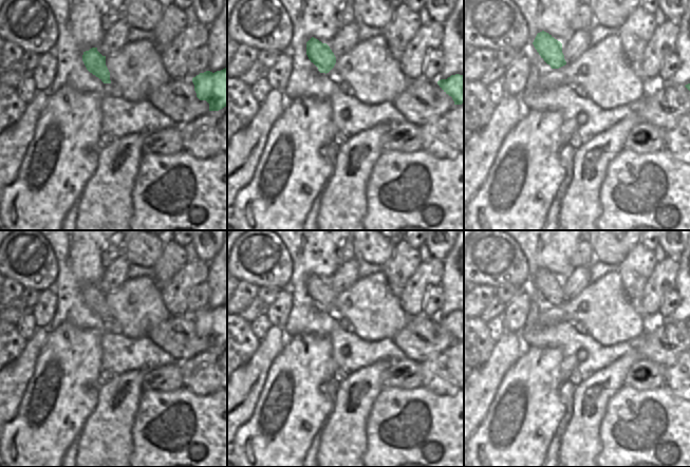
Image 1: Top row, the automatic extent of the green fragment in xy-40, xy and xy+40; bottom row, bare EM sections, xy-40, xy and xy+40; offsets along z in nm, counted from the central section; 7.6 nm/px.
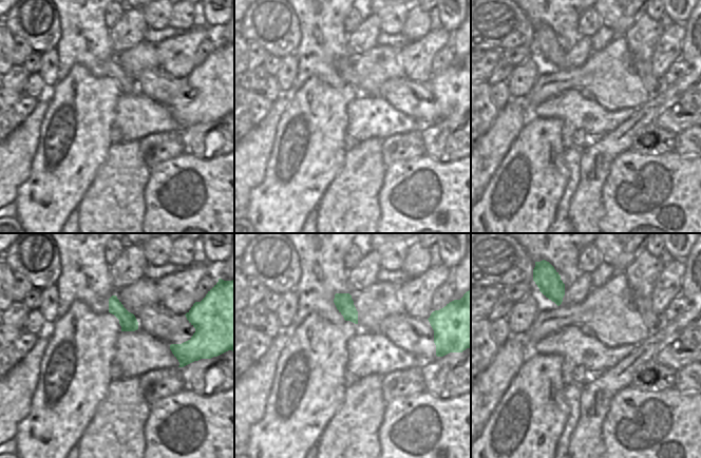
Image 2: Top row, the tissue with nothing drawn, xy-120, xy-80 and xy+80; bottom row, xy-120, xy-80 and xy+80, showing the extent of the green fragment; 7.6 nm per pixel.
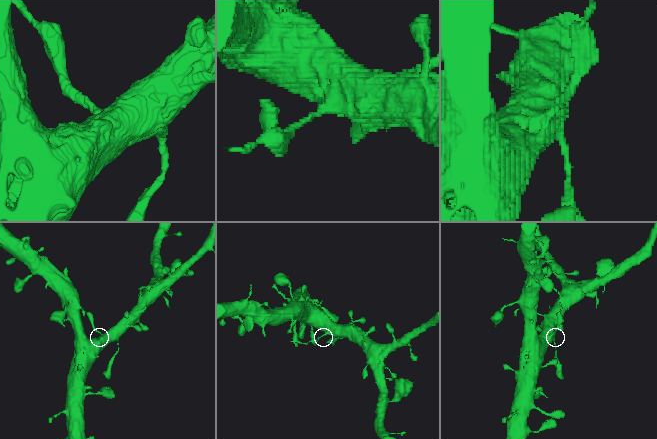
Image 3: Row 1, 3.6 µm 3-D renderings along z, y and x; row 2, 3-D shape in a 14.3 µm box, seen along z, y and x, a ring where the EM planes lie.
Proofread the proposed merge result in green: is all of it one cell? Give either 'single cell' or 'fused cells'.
fused cells

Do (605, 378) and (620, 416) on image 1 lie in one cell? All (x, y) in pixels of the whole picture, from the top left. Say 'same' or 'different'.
different

